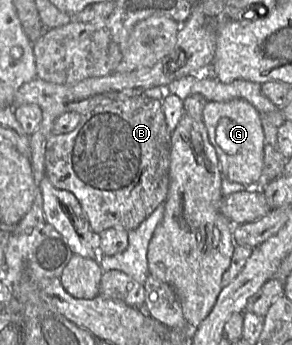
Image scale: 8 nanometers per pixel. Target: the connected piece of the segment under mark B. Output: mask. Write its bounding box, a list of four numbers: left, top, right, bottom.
[45,93,171,234]

